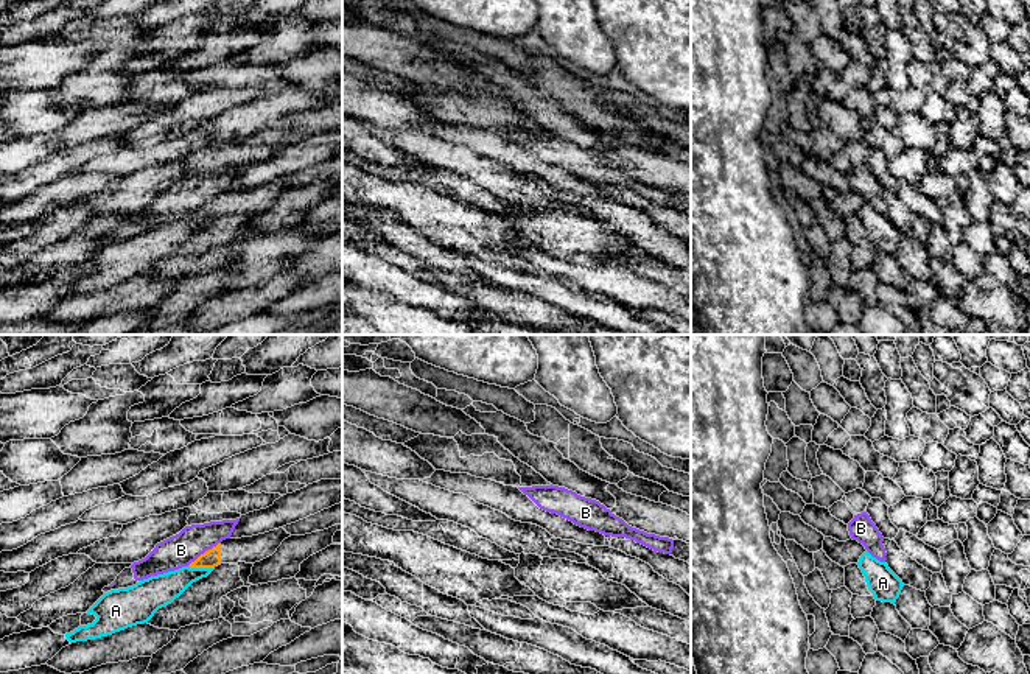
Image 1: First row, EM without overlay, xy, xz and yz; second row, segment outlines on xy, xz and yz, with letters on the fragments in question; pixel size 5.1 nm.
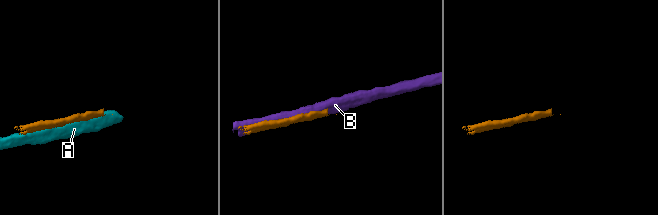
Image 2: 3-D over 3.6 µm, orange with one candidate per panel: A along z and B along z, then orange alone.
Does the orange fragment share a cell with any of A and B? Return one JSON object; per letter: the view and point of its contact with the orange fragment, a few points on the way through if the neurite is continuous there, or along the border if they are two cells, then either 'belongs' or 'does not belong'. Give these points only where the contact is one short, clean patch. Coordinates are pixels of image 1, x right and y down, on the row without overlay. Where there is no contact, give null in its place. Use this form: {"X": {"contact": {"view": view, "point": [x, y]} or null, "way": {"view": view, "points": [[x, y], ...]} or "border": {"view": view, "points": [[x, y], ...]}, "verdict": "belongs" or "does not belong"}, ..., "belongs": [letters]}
{"A": {"contact": {"view": "xy", "point": [201, 218]}, "verdict": "does not belong"}, "B": {"contact": {"view": "xy", "point": [204, 204]}, "verdict": "does not belong"}, "belongs": []}

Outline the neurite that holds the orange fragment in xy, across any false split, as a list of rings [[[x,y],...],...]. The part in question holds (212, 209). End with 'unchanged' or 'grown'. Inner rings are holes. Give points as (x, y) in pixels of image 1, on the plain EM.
[[[283,179],[241,190],[226,190],[201,205],[190,219],[215,219],[221,215],[255,215],[272,207],[285,190],[291,188]]]; grown

